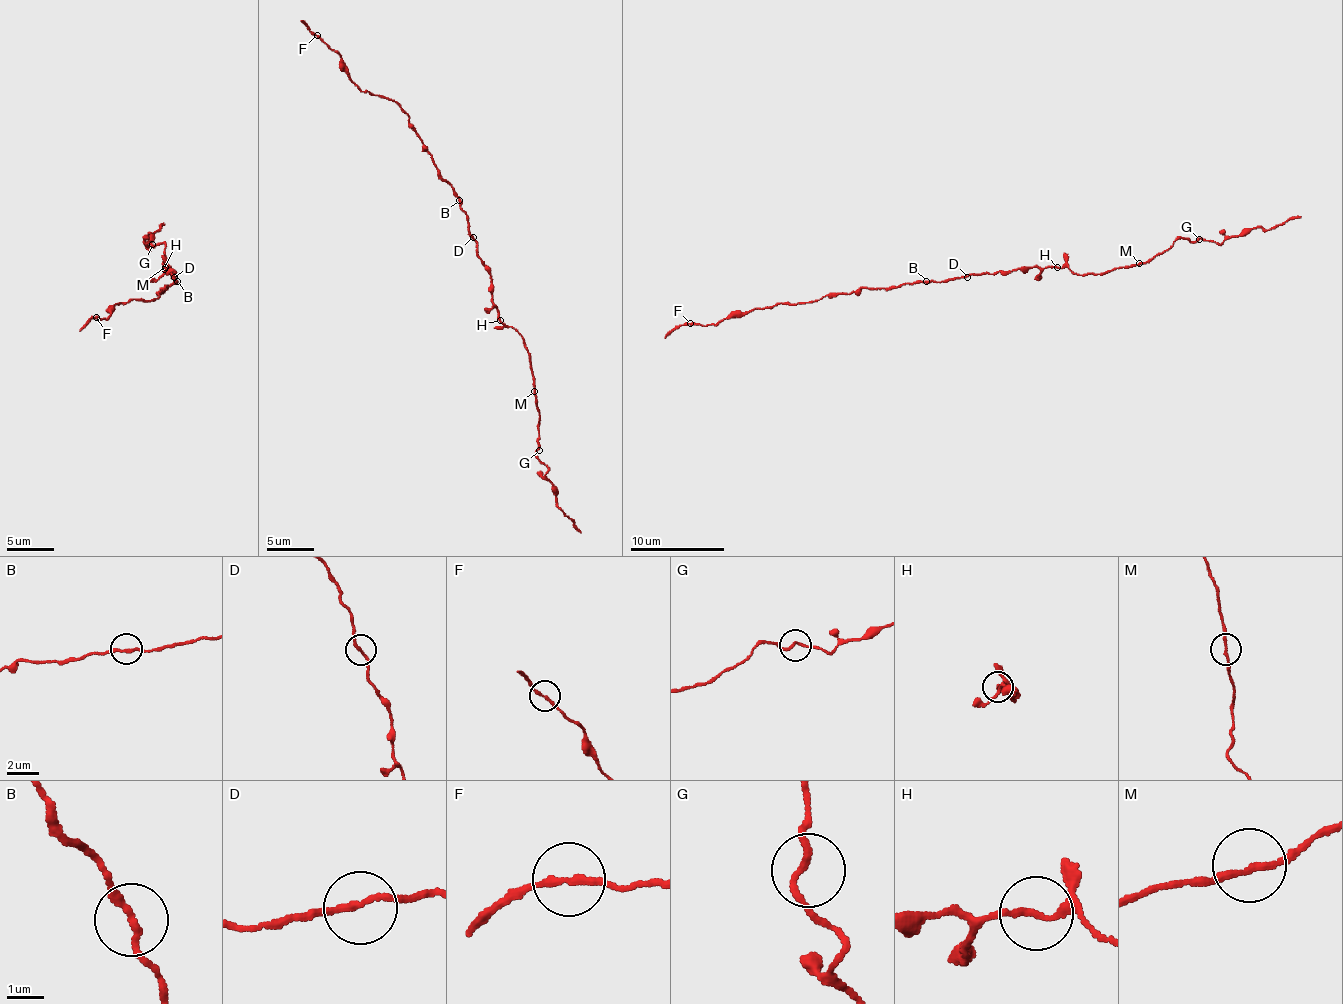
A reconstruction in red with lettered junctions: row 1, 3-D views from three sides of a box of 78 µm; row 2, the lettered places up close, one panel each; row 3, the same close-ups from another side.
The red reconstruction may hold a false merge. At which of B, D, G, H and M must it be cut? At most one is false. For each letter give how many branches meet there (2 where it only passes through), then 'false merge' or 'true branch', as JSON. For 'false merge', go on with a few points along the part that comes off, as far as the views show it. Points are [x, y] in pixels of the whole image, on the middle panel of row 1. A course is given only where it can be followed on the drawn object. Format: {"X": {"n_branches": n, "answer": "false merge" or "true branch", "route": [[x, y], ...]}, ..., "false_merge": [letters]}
{"B": {"n_branches": 2, "answer": "true branch"}, "D": {"n_branches": 2, "answer": "true branch"}, "G": {"n_branches": 2, "answer": "true branch"}, "H": {"n_branches": 2, "answer": "true branch"}, "M": {"n_branches": 2, "answer": "true branch"}, "false_merge": []}

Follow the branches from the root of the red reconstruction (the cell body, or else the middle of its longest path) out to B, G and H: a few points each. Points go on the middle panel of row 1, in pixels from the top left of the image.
B: (476, 251), (476, 242), (469, 235), (468, 218), (459, 199)
G: (476, 251), (491, 280), (492, 303), (498, 317), (520, 334), (526, 346), (540, 417), (539, 450)
H: (476, 251), (491, 280), (492, 303), (500, 320)

